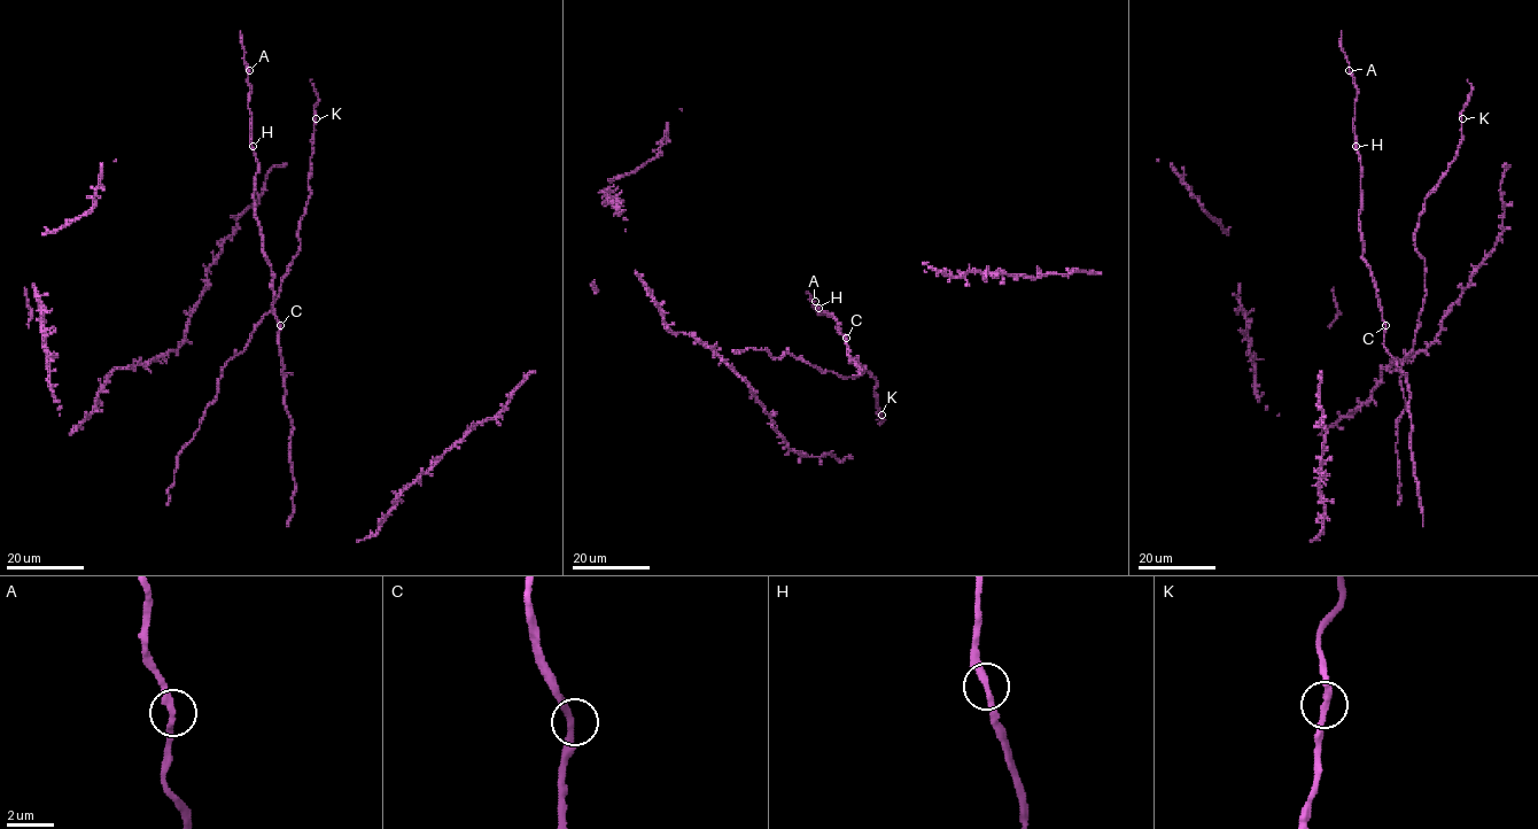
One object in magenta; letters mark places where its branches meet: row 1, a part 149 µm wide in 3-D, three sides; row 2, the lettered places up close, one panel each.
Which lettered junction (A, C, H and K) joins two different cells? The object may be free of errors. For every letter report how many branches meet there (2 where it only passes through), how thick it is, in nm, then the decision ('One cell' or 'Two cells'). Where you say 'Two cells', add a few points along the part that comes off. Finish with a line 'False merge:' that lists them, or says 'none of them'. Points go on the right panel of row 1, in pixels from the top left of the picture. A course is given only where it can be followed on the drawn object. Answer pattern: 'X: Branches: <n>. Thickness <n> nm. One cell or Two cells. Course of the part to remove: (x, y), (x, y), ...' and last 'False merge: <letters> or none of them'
A: Branches: 2. Thickness 280 nm. One cell
C: Branches: 2. Thickness 280 nm. One cell
H: Branches: 2. Thickness 280 nm. One cell
K: Branches: 2. Thickness 280 nm. One cell
False merge: none of them

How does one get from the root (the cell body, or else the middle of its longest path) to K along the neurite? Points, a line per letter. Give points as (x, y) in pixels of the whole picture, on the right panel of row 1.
K: (1408, 354), (1426, 294), (1424, 258), (1415, 248), (1414, 231), (1426, 198), (1457, 155), (1462, 118)

